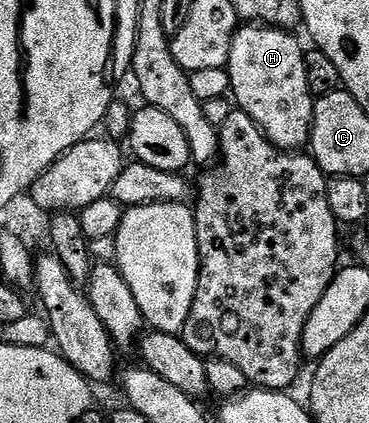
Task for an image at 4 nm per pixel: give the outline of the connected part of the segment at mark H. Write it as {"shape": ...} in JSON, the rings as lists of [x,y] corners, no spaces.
{"shape":[[[281,26],[238,27],[227,65],[229,87],[236,107],[259,125],[276,148],[301,150],[313,132],[315,97],[307,82],[306,49],[285,31],[289,30]]]}

